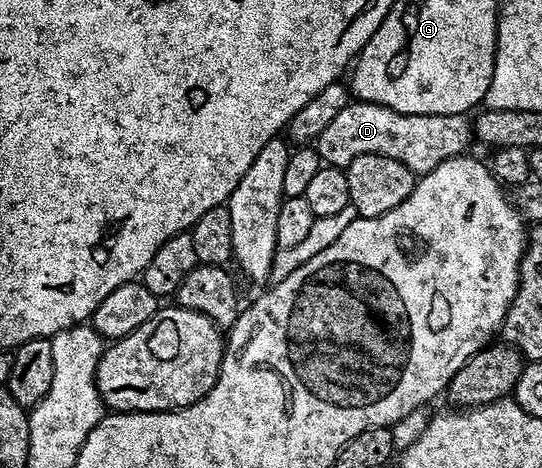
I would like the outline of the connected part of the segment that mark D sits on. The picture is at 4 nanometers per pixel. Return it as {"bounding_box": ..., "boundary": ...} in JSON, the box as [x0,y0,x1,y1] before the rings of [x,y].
{"bounding_box":[316,102,472,174],"boundary":[[[351,102],[347,104],[316,141],[318,157],[323,165],[345,170],[350,160],[360,154],[380,154],[384,158],[396,158],[404,162],[415,174],[434,171],[440,162],[453,156],[461,156],[472,143],[472,124],[465,115],[460,116],[409,116],[379,104]]]}

